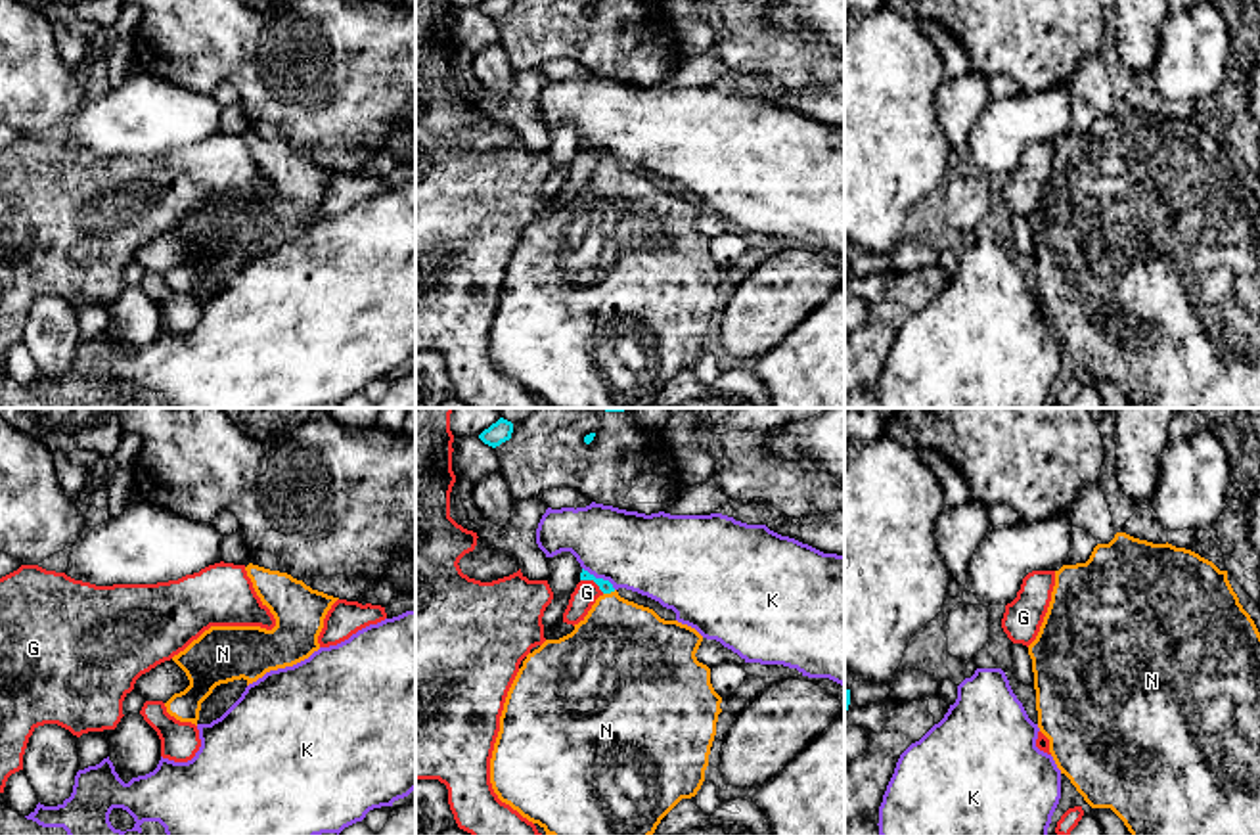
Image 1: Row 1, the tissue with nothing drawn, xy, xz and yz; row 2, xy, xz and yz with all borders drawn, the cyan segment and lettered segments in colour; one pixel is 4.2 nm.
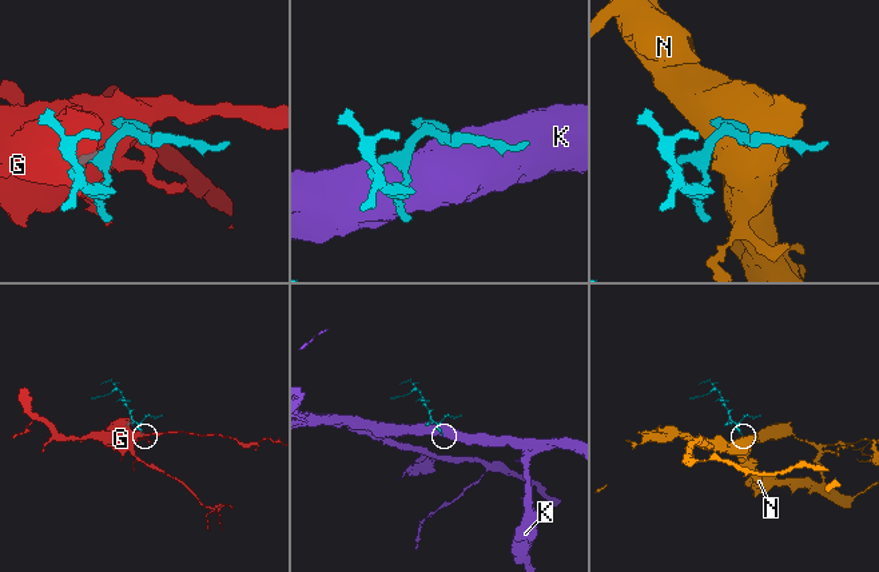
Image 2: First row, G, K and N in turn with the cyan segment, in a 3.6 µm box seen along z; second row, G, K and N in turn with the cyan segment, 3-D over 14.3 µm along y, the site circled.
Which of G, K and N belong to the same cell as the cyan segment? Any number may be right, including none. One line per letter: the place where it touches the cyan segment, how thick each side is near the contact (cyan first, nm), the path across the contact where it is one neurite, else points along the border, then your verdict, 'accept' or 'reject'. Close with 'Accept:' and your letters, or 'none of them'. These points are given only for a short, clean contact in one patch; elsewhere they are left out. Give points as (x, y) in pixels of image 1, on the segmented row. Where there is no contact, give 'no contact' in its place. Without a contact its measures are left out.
G: contact xz (592, 579); calibres 60 and 100 nm; reject
K: contact xz (600, 579); calibres 60 and 340 nm; reject
N: contact xz (609, 592); calibres 60 and 400 nm; accept
Accept: N

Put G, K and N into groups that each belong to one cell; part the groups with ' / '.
G / K / N

